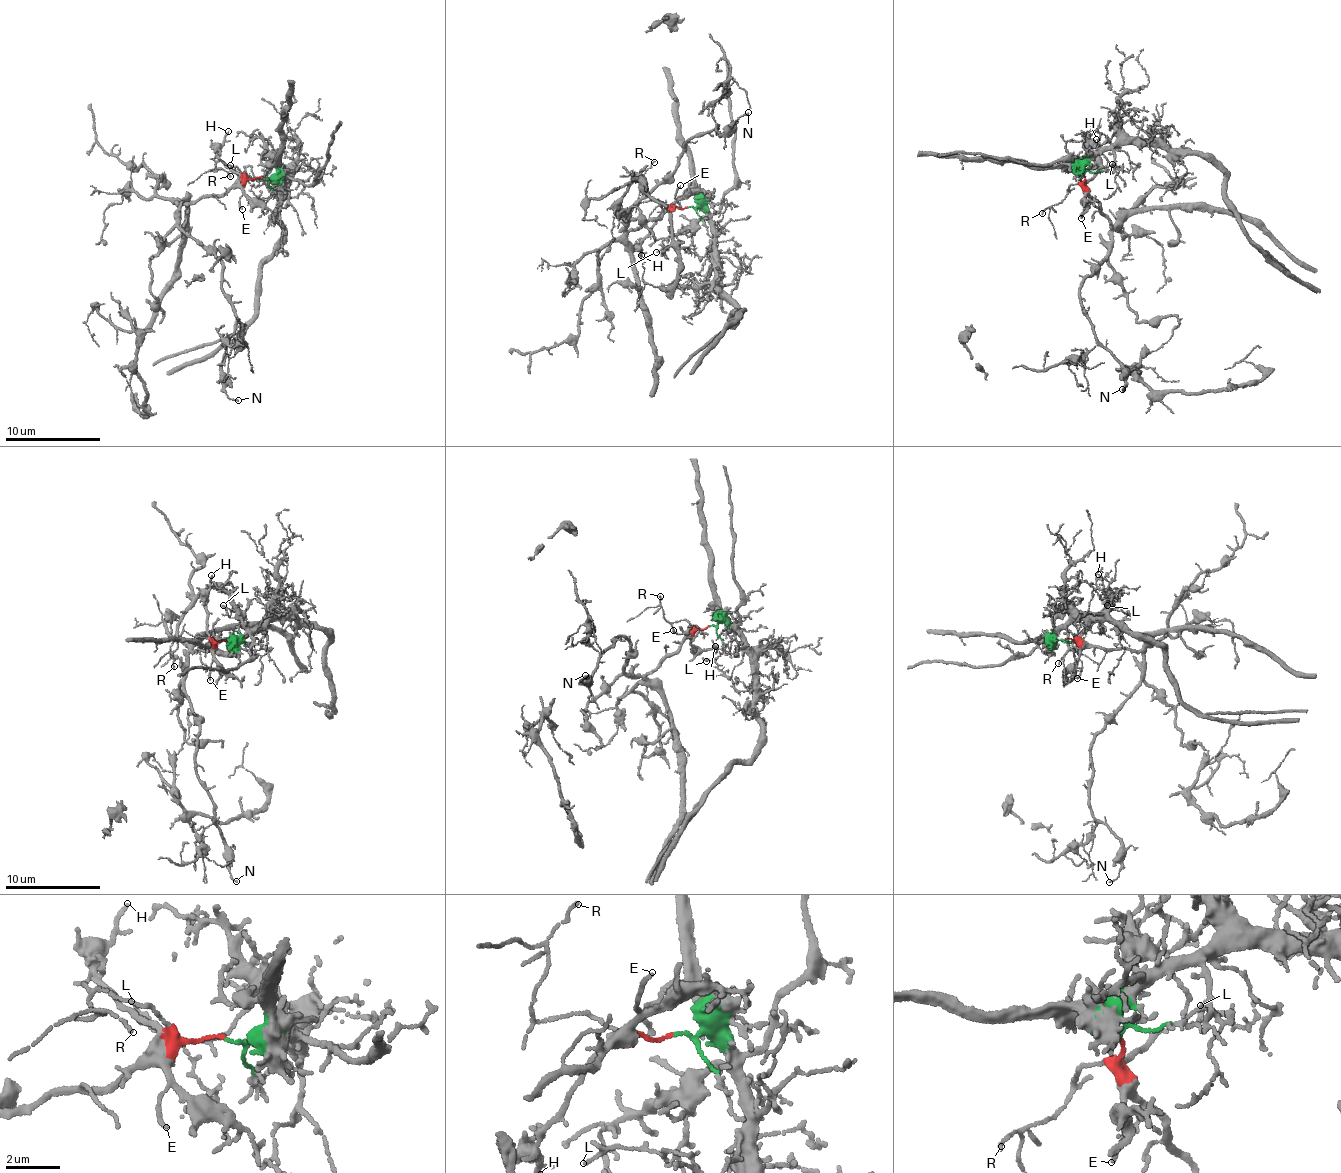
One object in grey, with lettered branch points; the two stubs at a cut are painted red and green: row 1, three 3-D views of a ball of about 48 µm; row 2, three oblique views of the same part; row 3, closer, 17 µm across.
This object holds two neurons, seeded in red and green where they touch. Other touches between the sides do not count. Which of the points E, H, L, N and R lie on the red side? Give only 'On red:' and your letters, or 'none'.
On red: E, H, N, R

